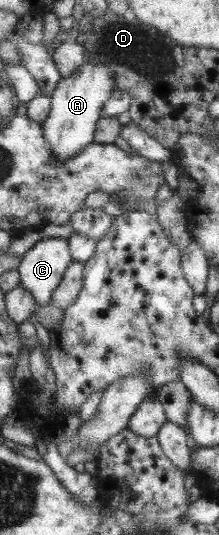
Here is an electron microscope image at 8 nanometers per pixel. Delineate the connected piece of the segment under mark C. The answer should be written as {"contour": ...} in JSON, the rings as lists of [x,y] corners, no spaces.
{"contour":[[[68,238],[41,240],[19,263],[22,287],[37,299],[41,307],[49,305],[73,261]]]}

